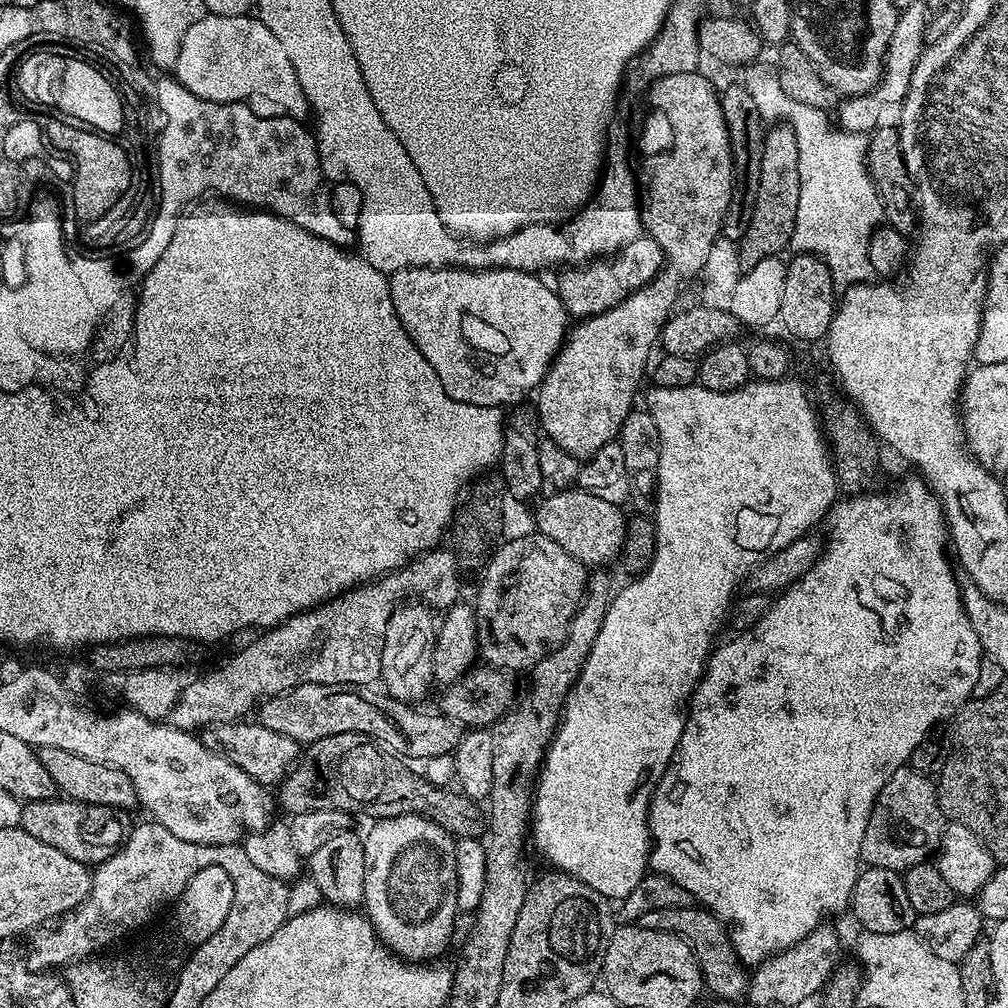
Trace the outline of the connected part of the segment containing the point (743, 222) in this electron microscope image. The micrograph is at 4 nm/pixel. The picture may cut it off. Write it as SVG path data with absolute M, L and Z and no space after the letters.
M739 83L732 84L720 92L722 118L726 118L726 130L730 134L730 150L732 151L732 193L730 206L726 210L726 218L722 229L723 239L739 242L746 234L746 226L750 226L750 214L754 210L754 198L758 198L758 174L762 170L762 150L766 122L758 114L758 106L754 106L754 98Z

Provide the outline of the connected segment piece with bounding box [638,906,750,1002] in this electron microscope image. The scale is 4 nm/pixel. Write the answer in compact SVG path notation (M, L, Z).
M693 906L670 910L650 910L650 914L642 914L638 923L641 928L675 932L685 940L696 955L696 965L700 967L700 972L704 976L704 988L712 991L713 997L736 1002L739 1001L739 996L741 999L742 994L747 993L750 976L745 965L741 964L736 956L729 925L713 912L709 912L707 908Z

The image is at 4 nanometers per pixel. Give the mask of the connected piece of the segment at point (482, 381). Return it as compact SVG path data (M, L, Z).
M403 268L391 273L388 285L390 286L390 298L394 302L394 310L406 330L406 334L414 342L414 346L430 362L434 374L438 374L438 382L444 388L444 393L458 402L466 402L474 406L490 406L500 408L515 405L523 401L528 391L539 389L548 368L552 365L552 360L560 353L560 348L564 345L566 335L566 313L560 297L556 294L555 287L546 285L540 281L539 275L522 270L510 270L509 268L481 268L473 270L471 268Z

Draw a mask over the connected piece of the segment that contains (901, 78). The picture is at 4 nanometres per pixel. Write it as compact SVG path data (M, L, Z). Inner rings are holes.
M914 2L897 15L894 22L894 34L890 34L890 46L884 56L884 73L875 88L862 96L847 97L839 105L839 127L845 132L871 133L872 129L881 123L880 115L887 104L899 106L904 103L910 90L910 78L914 74L914 66L920 61L920 55L926 47L926 33L930 23L930 12L923 3ZM929 15L929 16L928 16ZM844 104L844 105L843 105Z

